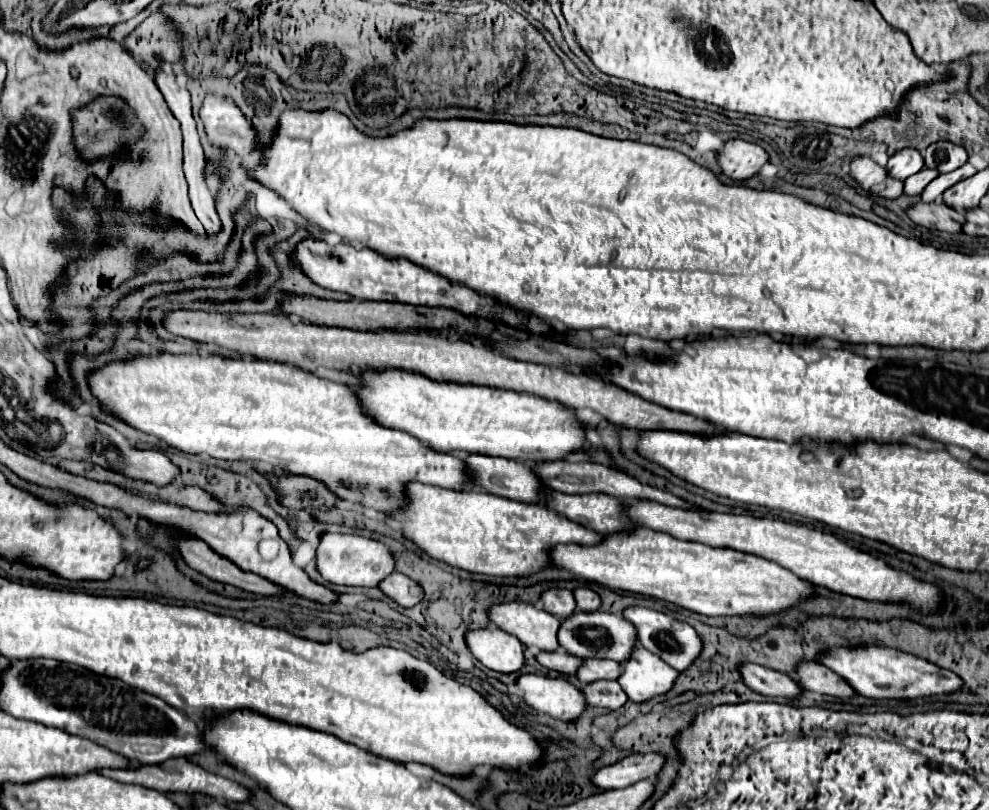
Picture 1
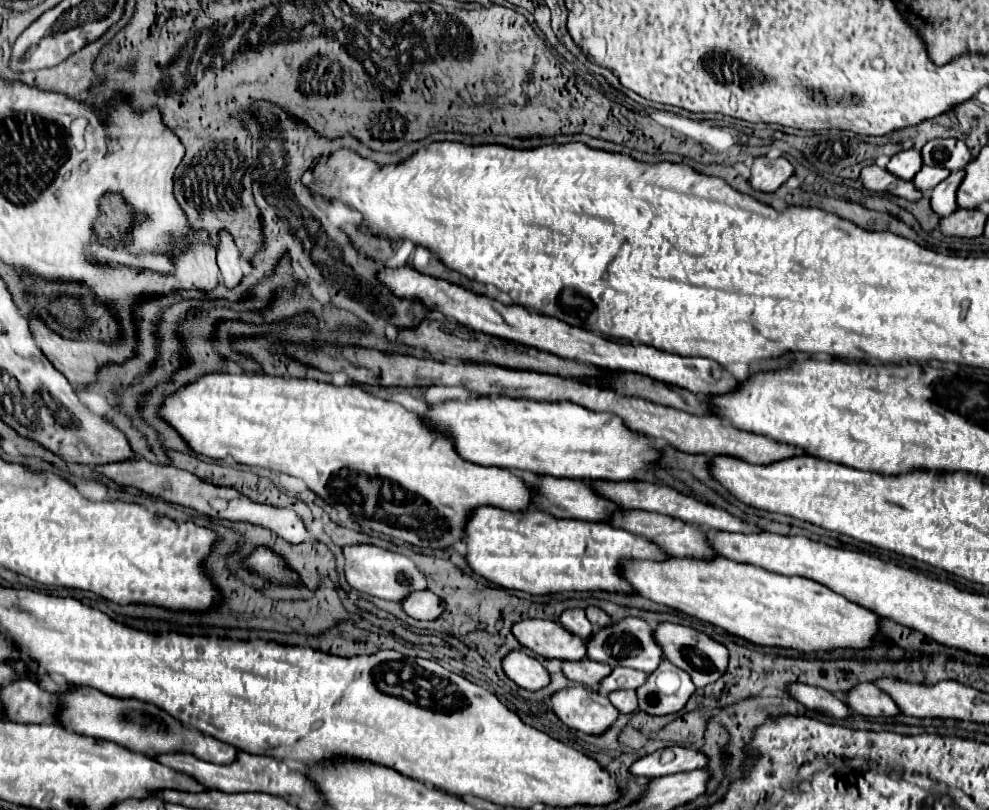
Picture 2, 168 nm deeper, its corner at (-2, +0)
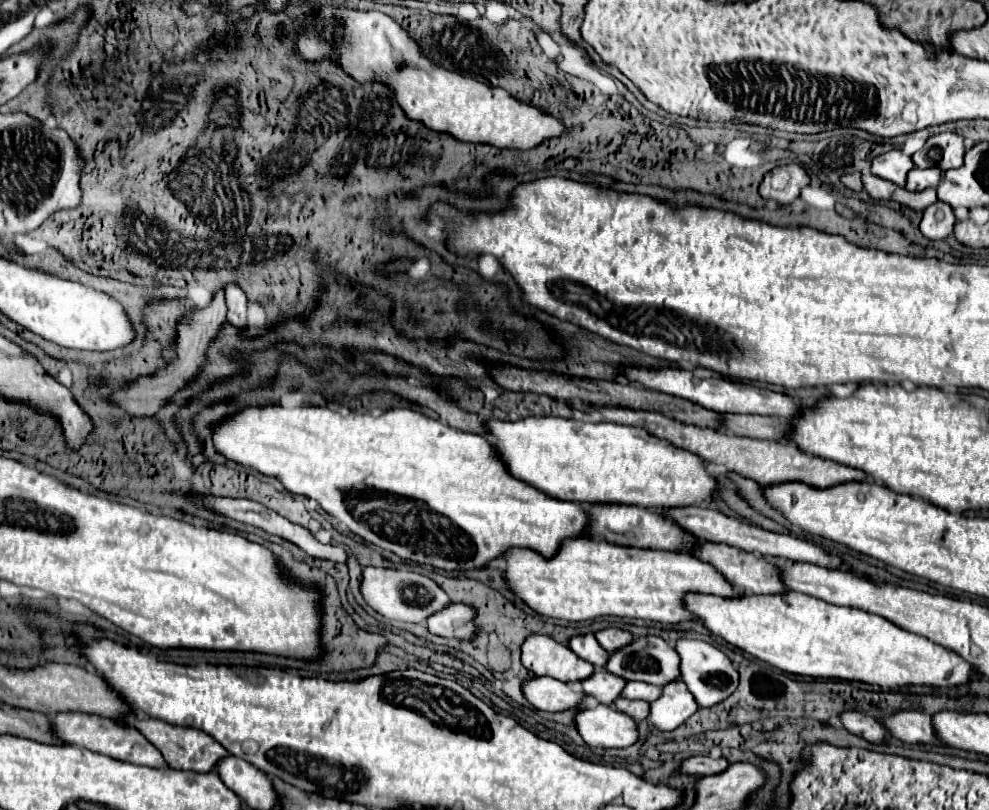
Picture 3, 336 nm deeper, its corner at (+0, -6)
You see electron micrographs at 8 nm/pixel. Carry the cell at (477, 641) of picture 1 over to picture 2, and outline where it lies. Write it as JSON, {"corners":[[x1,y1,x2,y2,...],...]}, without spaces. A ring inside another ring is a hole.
{"corners":[[512,650,504,658,502,668,508,678,514,680,520,688,536,692,550,684,550,672,536,658,524,654,522,650]]}

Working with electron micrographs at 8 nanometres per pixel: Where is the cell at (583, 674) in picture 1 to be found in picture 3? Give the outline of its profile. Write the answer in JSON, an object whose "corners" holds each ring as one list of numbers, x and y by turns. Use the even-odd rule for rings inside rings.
{"corners":[[626,682,620,696,630,698,630,700,638,698,638,700,650,702,650,700,656,700,660,694,662,694,662,688,658,688,658,686,652,686,652,684,646,684,646,682]]}

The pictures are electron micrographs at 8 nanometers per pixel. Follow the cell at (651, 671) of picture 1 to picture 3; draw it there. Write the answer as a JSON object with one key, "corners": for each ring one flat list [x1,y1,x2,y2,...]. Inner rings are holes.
{"corners":[[672,680,662,686,662,696,650,702,648,718,658,730,674,730,684,724,696,710,698,704,688,692,686,684,682,680]]}

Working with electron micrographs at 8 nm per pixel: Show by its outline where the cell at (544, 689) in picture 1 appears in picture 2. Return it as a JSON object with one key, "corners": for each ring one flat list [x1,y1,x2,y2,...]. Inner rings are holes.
{"corners":[[582,684,560,690,552,696,552,702,556,716,568,728,592,736,602,736,620,716,608,698]]}

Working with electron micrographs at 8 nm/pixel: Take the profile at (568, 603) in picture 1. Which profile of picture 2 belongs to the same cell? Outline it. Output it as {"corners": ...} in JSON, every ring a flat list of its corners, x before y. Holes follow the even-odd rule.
{"corners":[[566,610,560,616,560,624,574,636,588,640,588,634,594,634,594,626,588,622,584,610]]}

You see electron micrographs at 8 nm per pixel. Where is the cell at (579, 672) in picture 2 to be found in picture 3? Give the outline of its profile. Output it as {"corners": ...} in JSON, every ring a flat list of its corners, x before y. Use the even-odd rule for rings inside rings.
{"corners":[[596,670,592,676,588,676,586,680,580,682,584,692,594,696,598,702,602,704,610,704,618,698,622,684,626,684,620,676,610,676,606,670]]}

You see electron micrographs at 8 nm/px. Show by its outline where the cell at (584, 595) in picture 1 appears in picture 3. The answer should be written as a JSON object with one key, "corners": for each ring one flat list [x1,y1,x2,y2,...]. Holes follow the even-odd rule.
{"corners":[[604,628,604,630,598,630,594,636,602,644,602,648,606,648,608,652,612,652,614,648,620,648,622,644,632,640,632,634,626,630,620,630,620,628]]}

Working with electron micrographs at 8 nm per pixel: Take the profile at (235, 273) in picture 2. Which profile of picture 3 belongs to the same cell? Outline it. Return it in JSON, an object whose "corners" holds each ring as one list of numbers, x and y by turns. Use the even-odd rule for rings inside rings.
{"corners":[[236,282,226,286,226,306,228,306,226,318,234,326,246,326,246,302,248,302,248,298]]}

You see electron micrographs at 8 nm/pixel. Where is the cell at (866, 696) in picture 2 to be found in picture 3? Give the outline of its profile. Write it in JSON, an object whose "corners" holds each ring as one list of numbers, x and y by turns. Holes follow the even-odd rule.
{"corners":[[920,710,894,712,888,718,884,718,882,724,894,738,908,742,908,744,918,744,918,742,934,744,934,742,938,742,934,738,930,716]]}

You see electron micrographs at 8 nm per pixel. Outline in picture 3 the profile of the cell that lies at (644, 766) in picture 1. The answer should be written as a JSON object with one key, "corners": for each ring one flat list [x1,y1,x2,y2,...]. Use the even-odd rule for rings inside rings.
{"corners":[[692,756,692,758,686,758,680,762,680,768,678,772,680,774,700,774,700,776,706,776,706,774,718,774,722,770,726,770,728,762,724,758,710,758,710,756]]}

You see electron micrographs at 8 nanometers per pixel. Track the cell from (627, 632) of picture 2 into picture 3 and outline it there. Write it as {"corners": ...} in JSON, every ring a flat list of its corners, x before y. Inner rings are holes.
{"corners":[[660,636,636,638,630,644,614,650,604,668,610,674,616,674,624,680,640,680,640,682,648,682,648,684,654,684,654,686,668,684,670,680,676,680,680,676,680,672,678,672,678,652,672,646,668,646]]}

